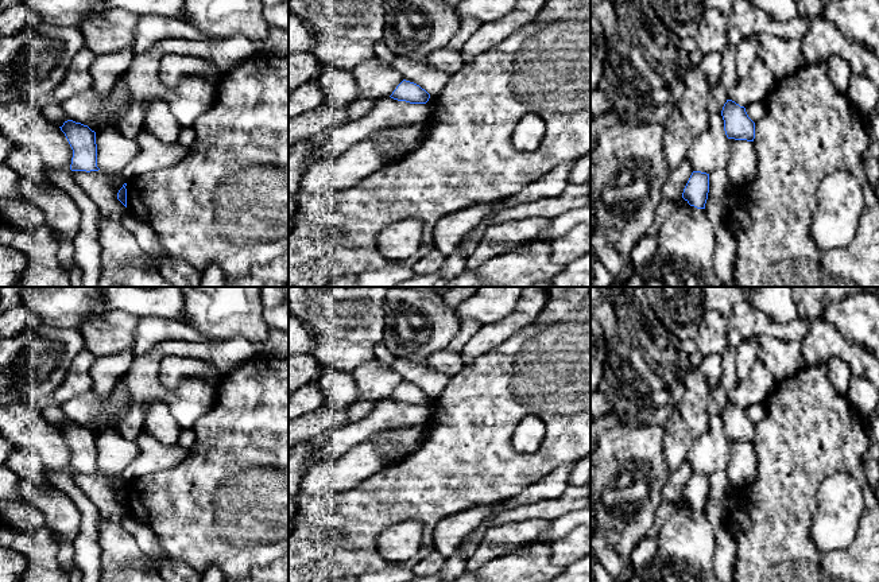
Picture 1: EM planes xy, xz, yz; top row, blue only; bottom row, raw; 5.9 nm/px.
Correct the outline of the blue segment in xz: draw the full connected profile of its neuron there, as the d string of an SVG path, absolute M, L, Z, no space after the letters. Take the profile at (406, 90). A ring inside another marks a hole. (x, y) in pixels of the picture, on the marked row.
M403 79L390 97L410 104L426 104L430 98L430 94L419 85Z

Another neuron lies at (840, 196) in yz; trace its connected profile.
M848 171L826 175L817 190L810 234L821 249L847 247L853 238L866 205L859 179Z

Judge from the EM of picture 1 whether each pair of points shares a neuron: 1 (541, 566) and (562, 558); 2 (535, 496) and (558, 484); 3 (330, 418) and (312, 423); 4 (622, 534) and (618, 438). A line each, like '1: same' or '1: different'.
1: different
2: same
3: same
4: same

